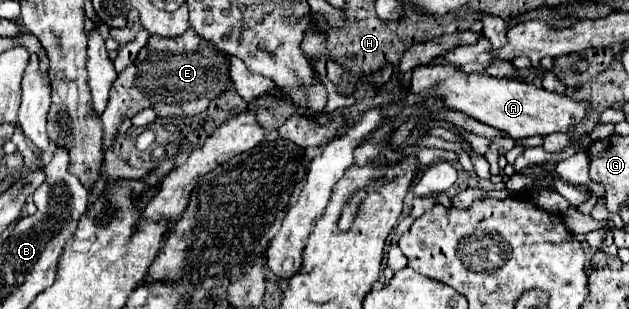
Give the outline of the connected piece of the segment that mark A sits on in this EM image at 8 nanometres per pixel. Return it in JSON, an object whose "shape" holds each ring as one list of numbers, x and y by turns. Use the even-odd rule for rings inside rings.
{"shape":[[428,64,414,68,410,90,416,94,432,92,436,96,442,96,444,102,482,124,488,124,496,130,502,130,504,134,512,138,528,138,528,136,548,136,554,132,566,132,572,126,576,126,580,120,586,118,590,112,590,102,586,100,574,100,568,94,550,92,536,84,526,84,520,80,498,80,488,74,462,74,460,70,454,70,454,66,446,64]]}

